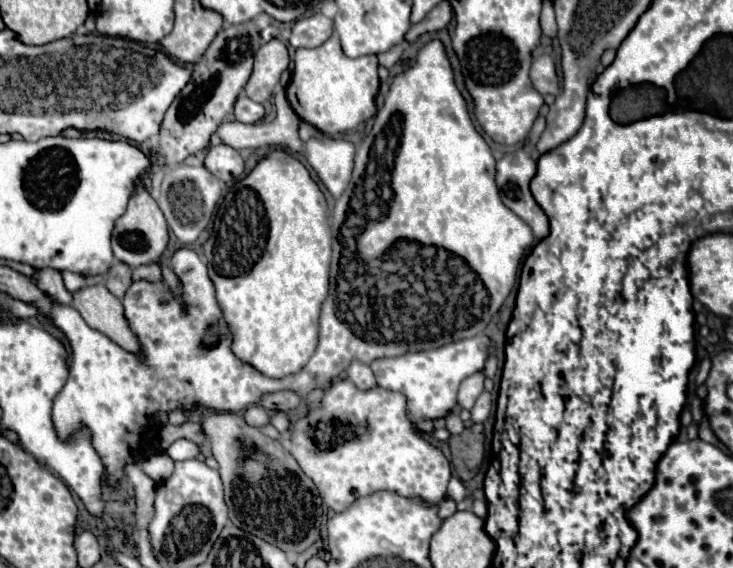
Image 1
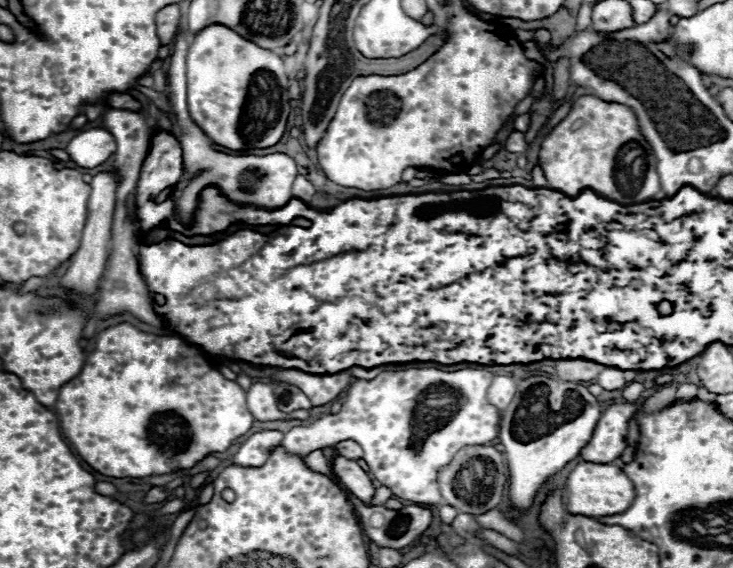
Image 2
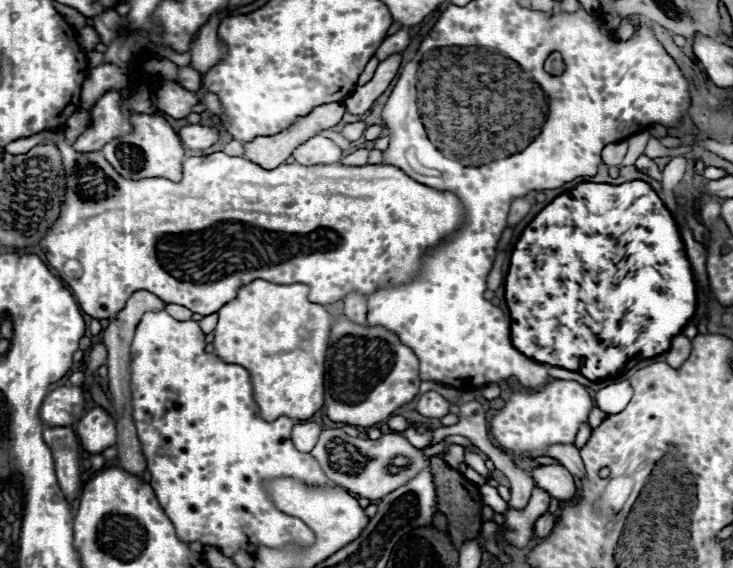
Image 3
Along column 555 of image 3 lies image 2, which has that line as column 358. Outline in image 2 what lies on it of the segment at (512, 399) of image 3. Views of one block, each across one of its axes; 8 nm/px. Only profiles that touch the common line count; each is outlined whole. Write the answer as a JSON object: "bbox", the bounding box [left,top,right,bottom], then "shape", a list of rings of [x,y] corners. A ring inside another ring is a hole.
{"bbox":[282,364,500,504],"shape":[[[474,364],[458,366],[454,372],[444,372],[438,368],[410,368],[398,372],[380,372],[372,380],[356,380],[350,384],[342,410],[336,414],[328,414],[320,420],[314,420],[308,426],[292,428],[284,440],[282,448],[294,456],[308,456],[314,450],[334,446],[340,440],[354,440],[360,444],[364,452],[364,460],[370,466],[370,474],[386,488],[392,490],[396,498],[412,500],[416,504],[440,504],[440,488],[438,488],[438,472],[442,466],[450,464],[454,454],[468,444],[488,444],[498,436],[500,412],[488,402],[486,392],[492,382],[492,374]]]}

